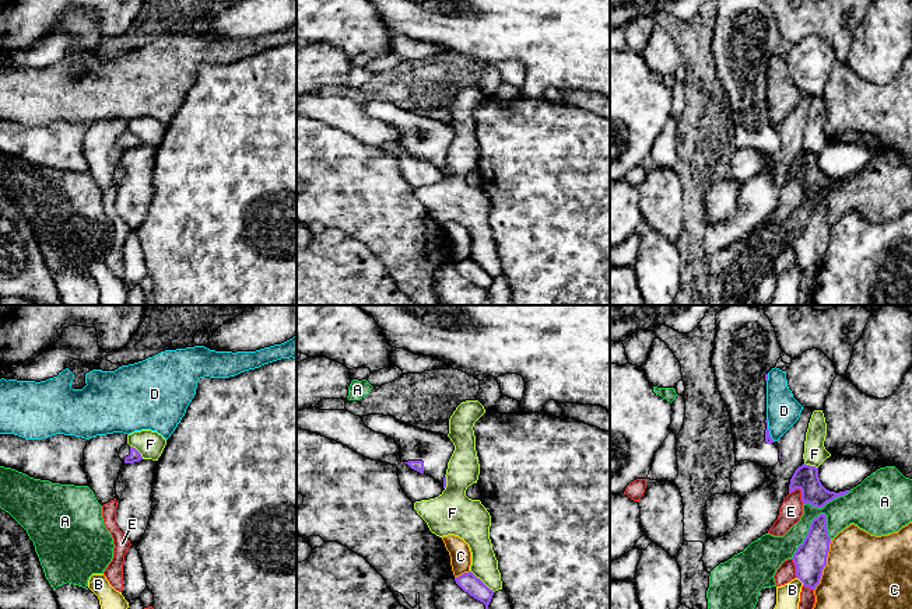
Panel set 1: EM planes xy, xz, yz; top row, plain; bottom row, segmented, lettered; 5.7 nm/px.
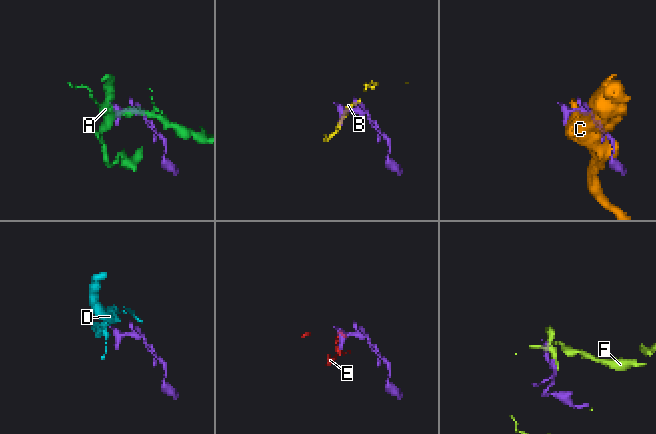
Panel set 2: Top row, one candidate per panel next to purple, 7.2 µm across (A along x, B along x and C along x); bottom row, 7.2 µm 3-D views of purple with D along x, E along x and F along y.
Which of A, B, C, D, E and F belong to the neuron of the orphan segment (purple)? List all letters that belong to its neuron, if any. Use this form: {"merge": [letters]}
{"merge": []}

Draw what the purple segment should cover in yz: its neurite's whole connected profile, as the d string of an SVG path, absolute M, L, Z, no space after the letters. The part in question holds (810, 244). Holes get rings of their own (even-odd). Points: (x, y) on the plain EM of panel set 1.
M820 200L810 210L808 220L793 241L796 263L804 273L815 276L822 256L827 252L831 224L827 216L827 203Z

